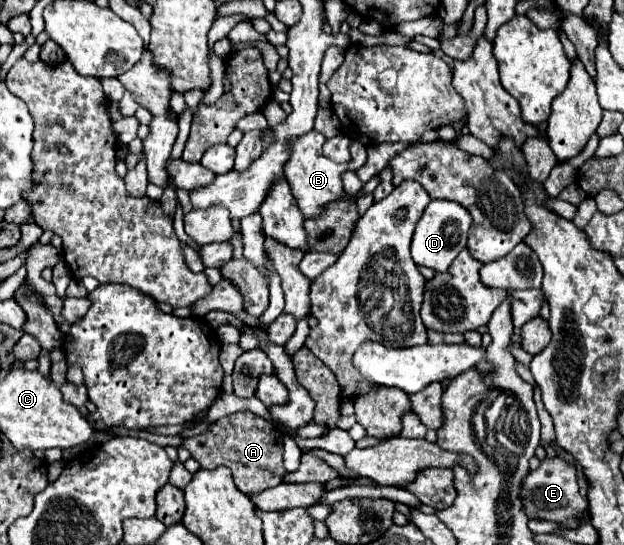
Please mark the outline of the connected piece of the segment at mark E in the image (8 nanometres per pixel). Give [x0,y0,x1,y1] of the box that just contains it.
[522,457,588,529]

